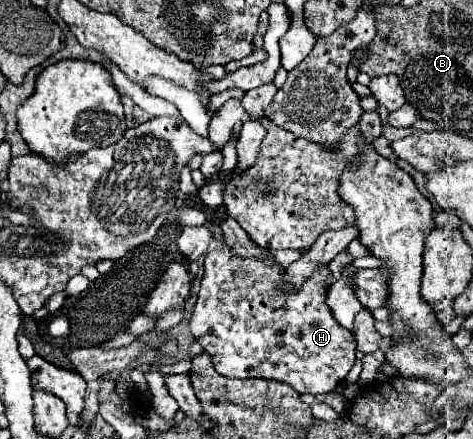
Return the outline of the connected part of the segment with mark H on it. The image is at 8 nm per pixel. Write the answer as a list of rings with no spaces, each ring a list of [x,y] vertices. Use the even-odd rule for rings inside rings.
[[[228,246],[210,250],[206,254],[206,258],[204,258],[204,278],[202,278],[202,288],[200,288],[200,294],[198,294],[198,302],[196,302],[194,312],[190,316],[190,332],[200,342],[200,346],[212,356],[212,364],[214,364],[216,372],[222,374],[222,376],[242,378],[242,380],[246,380],[246,378],[270,378],[270,380],[290,384],[300,394],[324,394],[324,392],[330,392],[338,382],[342,382],[346,378],[346,374],[350,372],[350,368],[354,366],[354,360],[356,360],[356,342],[354,342],[352,332],[336,322],[330,306],[326,304],[326,296],[328,296],[328,290],[330,290],[330,284],[326,284],[326,280],[332,278],[332,270],[330,270],[328,264],[320,264],[314,270],[314,274],[308,276],[308,280],[304,280],[300,290],[290,290],[290,284],[284,282],[284,274],[286,274],[286,268],[282,264],[278,264],[278,262],[264,262],[260,258],[240,258],[240,256],[234,256],[234,252]]]

